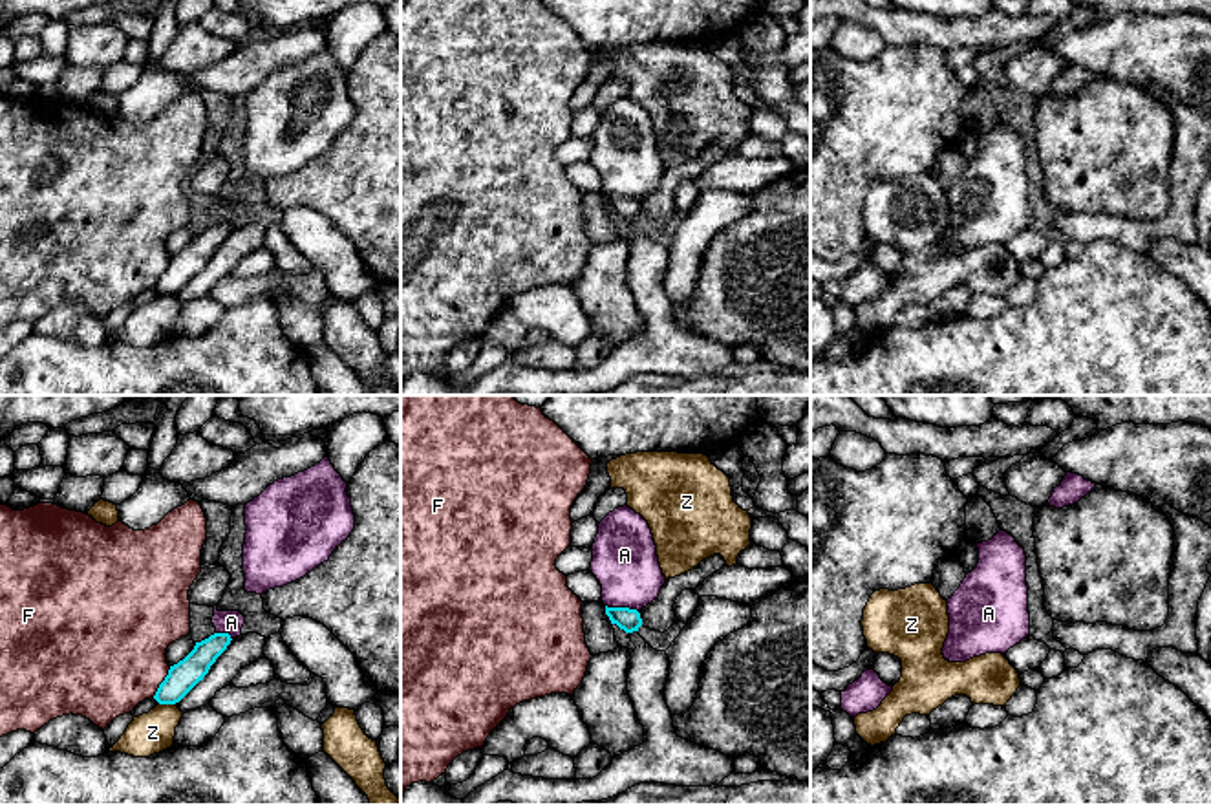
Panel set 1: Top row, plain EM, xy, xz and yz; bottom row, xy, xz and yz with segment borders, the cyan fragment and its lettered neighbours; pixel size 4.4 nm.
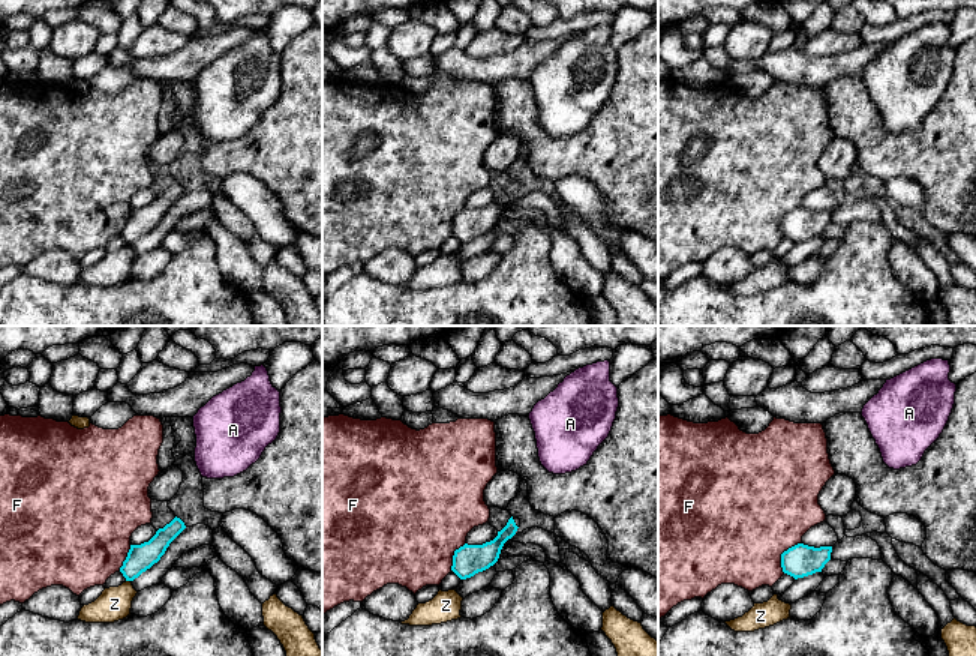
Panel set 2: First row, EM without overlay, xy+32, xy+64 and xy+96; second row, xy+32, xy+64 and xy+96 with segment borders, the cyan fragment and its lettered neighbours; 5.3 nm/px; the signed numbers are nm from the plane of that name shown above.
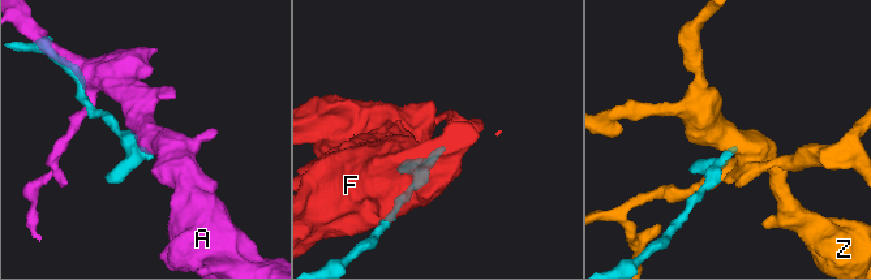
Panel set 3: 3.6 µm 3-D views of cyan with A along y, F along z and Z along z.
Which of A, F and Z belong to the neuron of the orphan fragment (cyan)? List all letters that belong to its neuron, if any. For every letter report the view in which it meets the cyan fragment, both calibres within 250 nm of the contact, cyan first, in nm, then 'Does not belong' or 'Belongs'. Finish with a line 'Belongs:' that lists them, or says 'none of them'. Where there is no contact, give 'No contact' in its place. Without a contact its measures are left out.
A: Touches cyan in xz. Thickness 100 nm (cyan) against 280 nm. Does not belong
F: Touches cyan in xy. Thickness 130 nm (cyan) against 460 nm. Does not belong
Z: Touches cyan in xy. Thickness 130 nm (cyan) against 180 nm. Does not belong
Belongs: none of them

